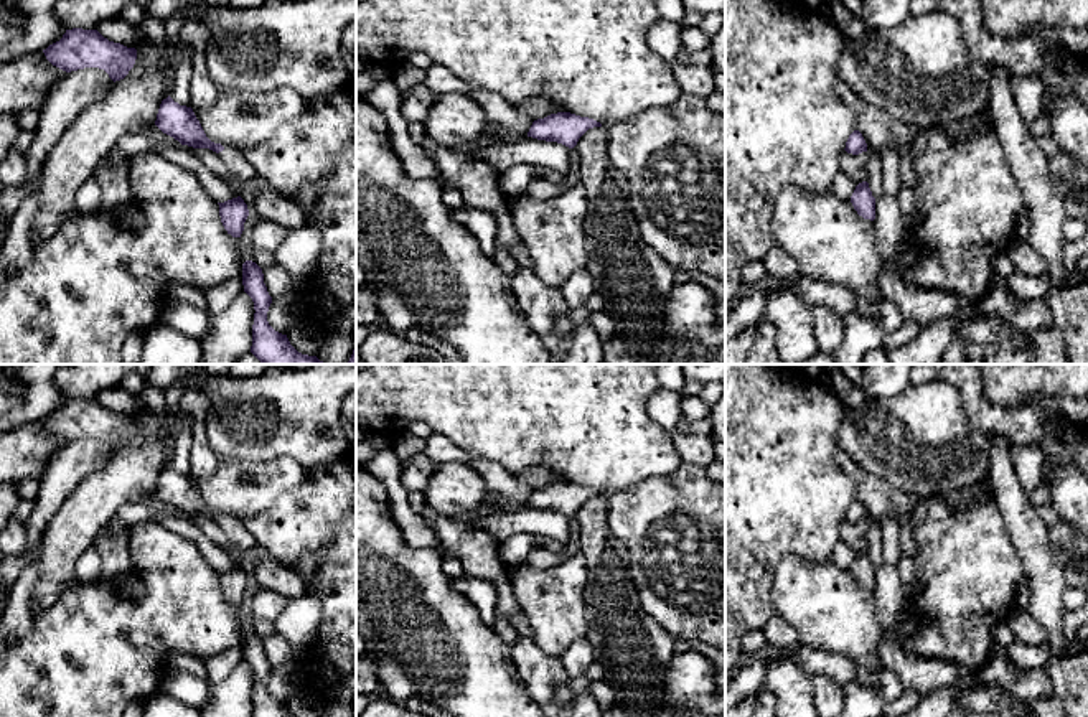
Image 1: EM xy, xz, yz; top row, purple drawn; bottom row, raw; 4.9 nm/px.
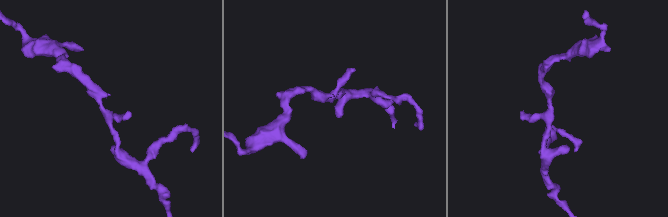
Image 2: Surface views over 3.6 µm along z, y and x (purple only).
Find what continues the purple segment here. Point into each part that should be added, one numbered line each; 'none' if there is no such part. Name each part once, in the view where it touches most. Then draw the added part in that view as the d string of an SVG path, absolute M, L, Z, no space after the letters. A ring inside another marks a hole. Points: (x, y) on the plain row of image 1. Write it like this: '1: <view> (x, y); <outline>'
1: xy (236, 533); M224 516L218 526L224 531L229 542L239 549L241 554L260 551L257 541L246 531L244 524L237 519Z

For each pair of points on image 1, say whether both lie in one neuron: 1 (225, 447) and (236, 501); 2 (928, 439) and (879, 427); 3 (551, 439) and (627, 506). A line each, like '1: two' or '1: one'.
1: two
2: one
3: two

